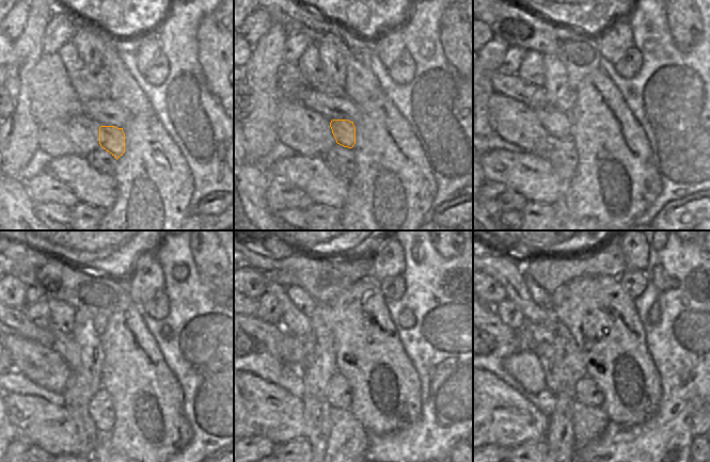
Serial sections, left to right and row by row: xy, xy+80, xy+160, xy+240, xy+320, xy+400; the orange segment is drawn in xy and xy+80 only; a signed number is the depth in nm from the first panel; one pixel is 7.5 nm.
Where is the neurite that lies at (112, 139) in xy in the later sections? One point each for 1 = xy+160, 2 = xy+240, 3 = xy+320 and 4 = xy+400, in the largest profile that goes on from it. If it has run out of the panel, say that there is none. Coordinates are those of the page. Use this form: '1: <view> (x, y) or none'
1: xy+160 (557, 123)
2: xy+240 (62, 343)
3: xy+320 (274, 339)
4: xy+400 (494, 327)

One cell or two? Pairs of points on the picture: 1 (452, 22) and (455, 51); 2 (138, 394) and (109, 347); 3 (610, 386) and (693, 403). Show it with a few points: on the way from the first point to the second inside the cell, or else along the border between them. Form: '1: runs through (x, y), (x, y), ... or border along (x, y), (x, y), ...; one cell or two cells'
1: runs through (454, 30), (455, 44); one cell
2: runs through (138, 382), (133, 371), (121, 359); one cell
3: border along (660, 372), (661, 401), (647, 418); two cells

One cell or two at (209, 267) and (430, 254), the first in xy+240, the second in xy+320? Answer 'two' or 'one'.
two

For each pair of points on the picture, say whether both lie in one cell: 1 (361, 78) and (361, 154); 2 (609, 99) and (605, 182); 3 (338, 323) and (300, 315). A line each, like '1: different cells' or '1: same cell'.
1: different cells
2: same cell
3: different cells

